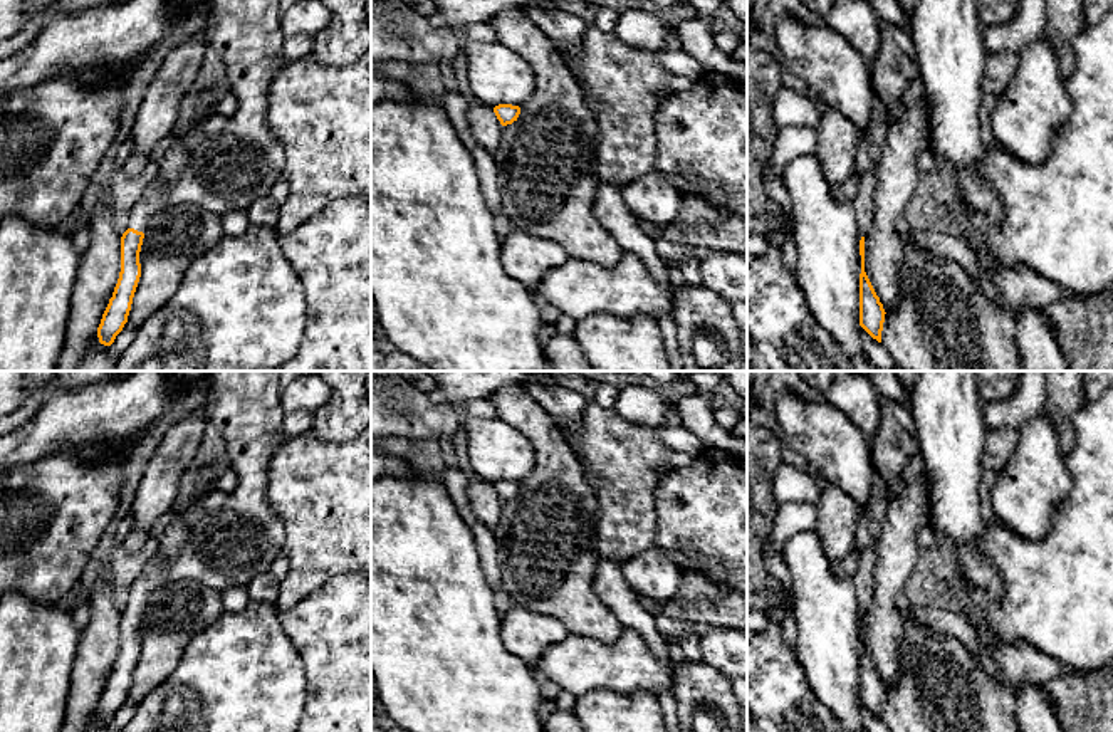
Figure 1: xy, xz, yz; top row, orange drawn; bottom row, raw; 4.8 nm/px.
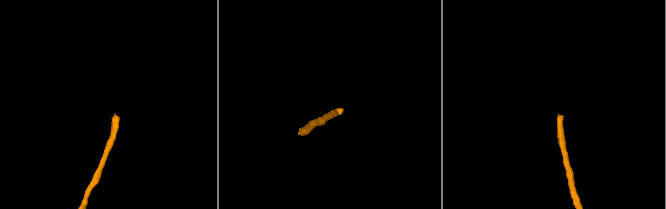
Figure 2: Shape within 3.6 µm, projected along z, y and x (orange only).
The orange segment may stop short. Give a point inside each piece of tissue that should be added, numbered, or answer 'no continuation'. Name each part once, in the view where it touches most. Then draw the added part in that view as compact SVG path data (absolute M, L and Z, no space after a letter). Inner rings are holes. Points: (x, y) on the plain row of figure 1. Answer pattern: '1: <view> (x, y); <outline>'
1: xy (230, 546); M212 371L203 388L206 415L223 437L237 487L217 510L205 512L191 522L176 557L161 561L153 556L148 561L131 586L129 604L144 609L148 598L173 581L200 581L218 593L232 586L247 586L255 576L269 573L272 561L282 554L284 522L267 500L270 457L285 440L279 376L280 371Z

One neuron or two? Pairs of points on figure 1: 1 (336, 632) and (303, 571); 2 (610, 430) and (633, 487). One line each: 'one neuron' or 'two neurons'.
1: two neurons
2: one neuron

